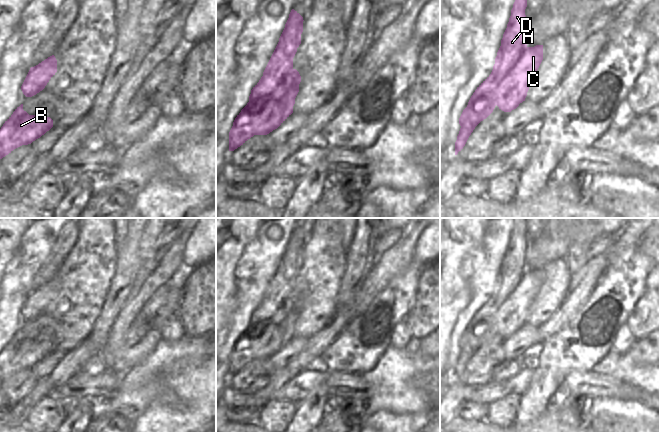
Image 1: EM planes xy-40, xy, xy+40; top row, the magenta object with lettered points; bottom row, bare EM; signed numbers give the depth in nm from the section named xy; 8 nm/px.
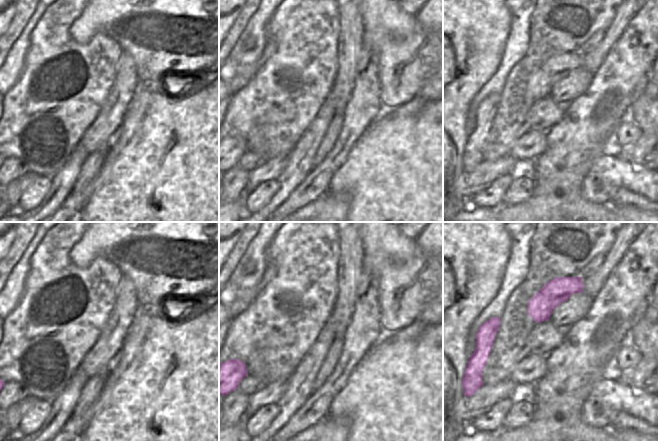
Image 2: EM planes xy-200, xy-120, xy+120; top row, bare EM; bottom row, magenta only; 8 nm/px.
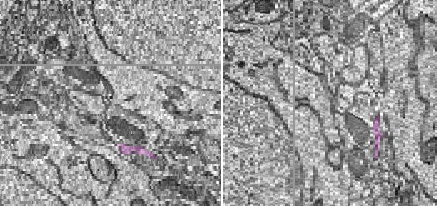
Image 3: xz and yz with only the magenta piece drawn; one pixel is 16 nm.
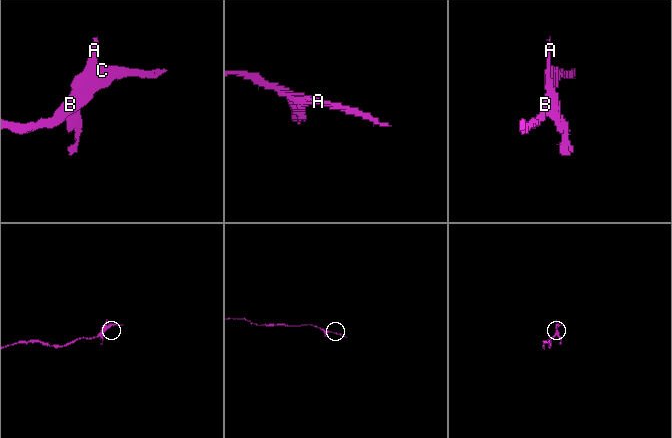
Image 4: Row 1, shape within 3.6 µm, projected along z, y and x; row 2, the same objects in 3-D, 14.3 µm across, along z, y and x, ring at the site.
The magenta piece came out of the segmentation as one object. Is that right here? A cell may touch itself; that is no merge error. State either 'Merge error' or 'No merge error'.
Merge error

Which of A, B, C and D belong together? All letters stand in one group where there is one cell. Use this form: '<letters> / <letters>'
A D / B C

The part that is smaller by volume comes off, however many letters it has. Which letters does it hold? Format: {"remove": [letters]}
{"remove": ["A", "D"]}

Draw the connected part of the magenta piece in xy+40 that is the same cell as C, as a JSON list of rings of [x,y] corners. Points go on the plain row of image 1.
[[[543,269],[526,271],[519,286],[493,318],[496,329],[511,336],[525,325],[529,310],[543,284]]]

